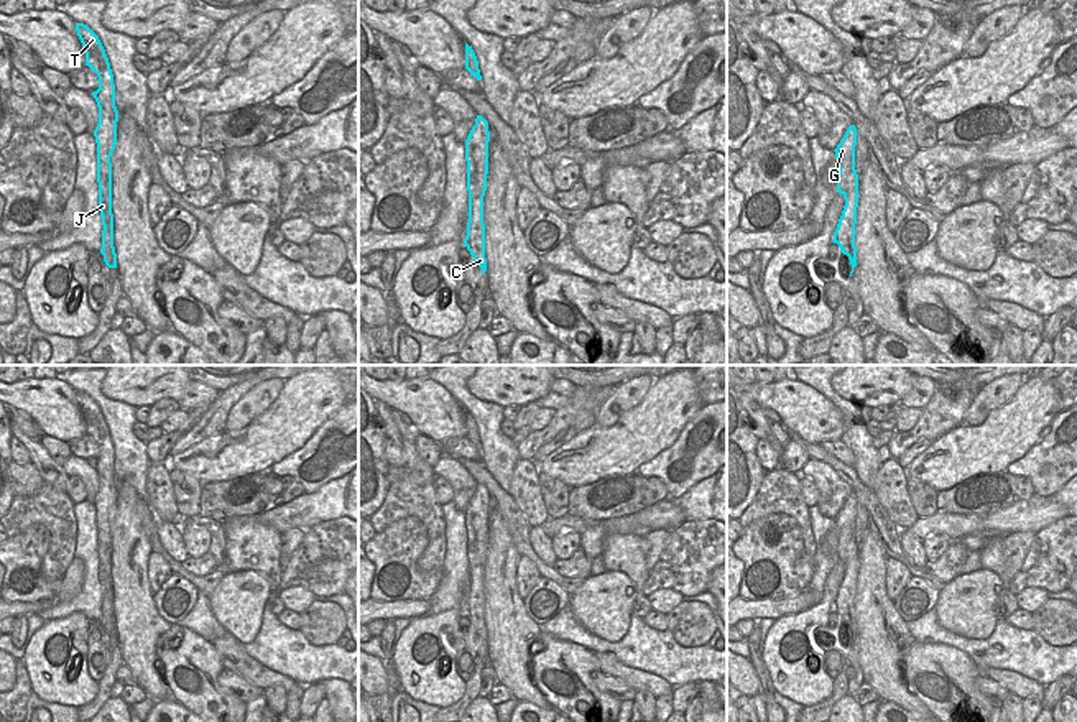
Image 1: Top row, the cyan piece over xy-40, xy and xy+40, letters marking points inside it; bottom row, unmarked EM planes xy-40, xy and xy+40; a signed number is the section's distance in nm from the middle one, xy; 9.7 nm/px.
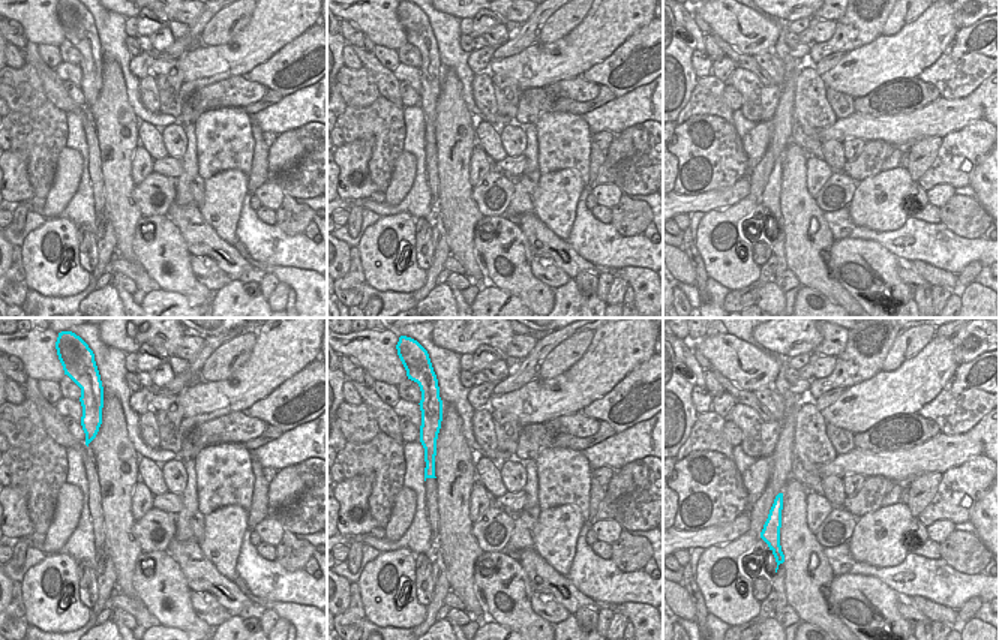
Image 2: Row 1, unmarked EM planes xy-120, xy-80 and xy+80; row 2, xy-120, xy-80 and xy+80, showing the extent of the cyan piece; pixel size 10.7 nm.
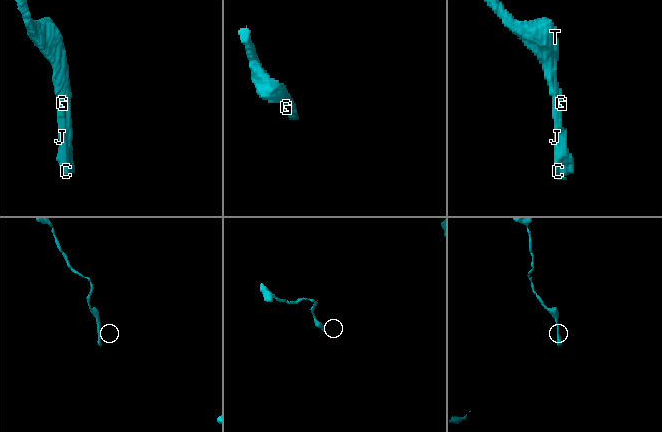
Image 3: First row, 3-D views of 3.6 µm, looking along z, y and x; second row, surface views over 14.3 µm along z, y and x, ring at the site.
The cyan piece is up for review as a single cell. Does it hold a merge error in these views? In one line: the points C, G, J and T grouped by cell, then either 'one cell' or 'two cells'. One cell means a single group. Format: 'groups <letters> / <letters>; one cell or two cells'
groups C G J T; one cell

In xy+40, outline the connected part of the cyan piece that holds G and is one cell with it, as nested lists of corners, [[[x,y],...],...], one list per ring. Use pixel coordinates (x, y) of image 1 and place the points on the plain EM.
[[[850,493],[837,513],[835,528],[839,535],[837,544],[837,561],[845,567],[842,584],[839,587],[837,597],[834,600],[834,612],[837,612],[844,623],[848,625],[852,640],[857,635],[857,615],[855,615],[855,592],[857,592],[857,576],[858,576],[858,543],[855,538],[855,513],[857,513],[857,497]]]

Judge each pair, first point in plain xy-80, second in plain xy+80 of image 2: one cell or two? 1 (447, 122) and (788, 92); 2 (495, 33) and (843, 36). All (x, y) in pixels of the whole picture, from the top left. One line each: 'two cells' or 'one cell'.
1: two cells
2: two cells

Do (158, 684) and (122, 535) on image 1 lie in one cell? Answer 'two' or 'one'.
one

